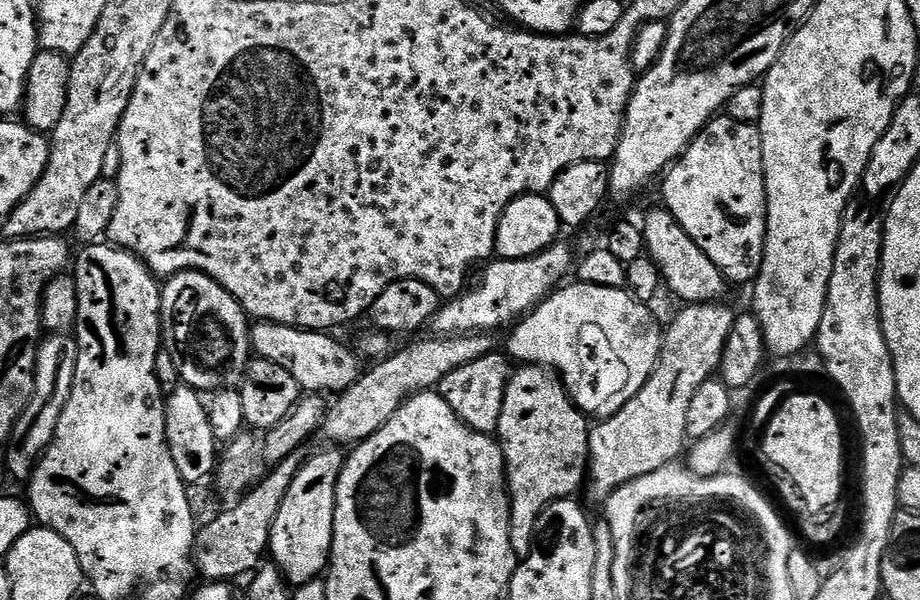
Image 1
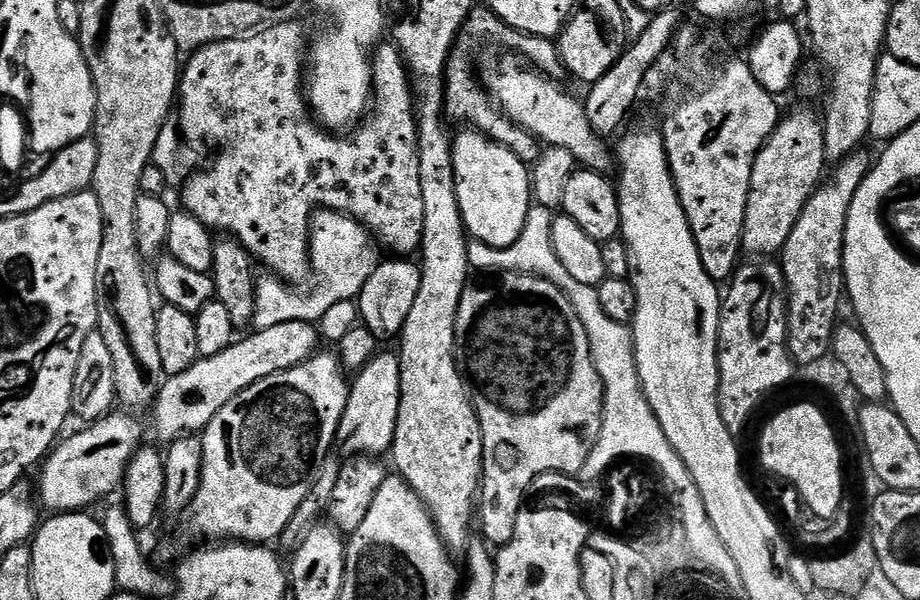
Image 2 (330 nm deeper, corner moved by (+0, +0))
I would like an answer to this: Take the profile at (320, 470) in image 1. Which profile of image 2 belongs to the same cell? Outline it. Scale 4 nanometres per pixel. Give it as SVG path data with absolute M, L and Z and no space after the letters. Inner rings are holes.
M377 351L375 358L351 381L346 410L342 414L339 443L344 443L343 455L364 458L369 454L387 453L394 442L400 405L400 358L395 351Z

